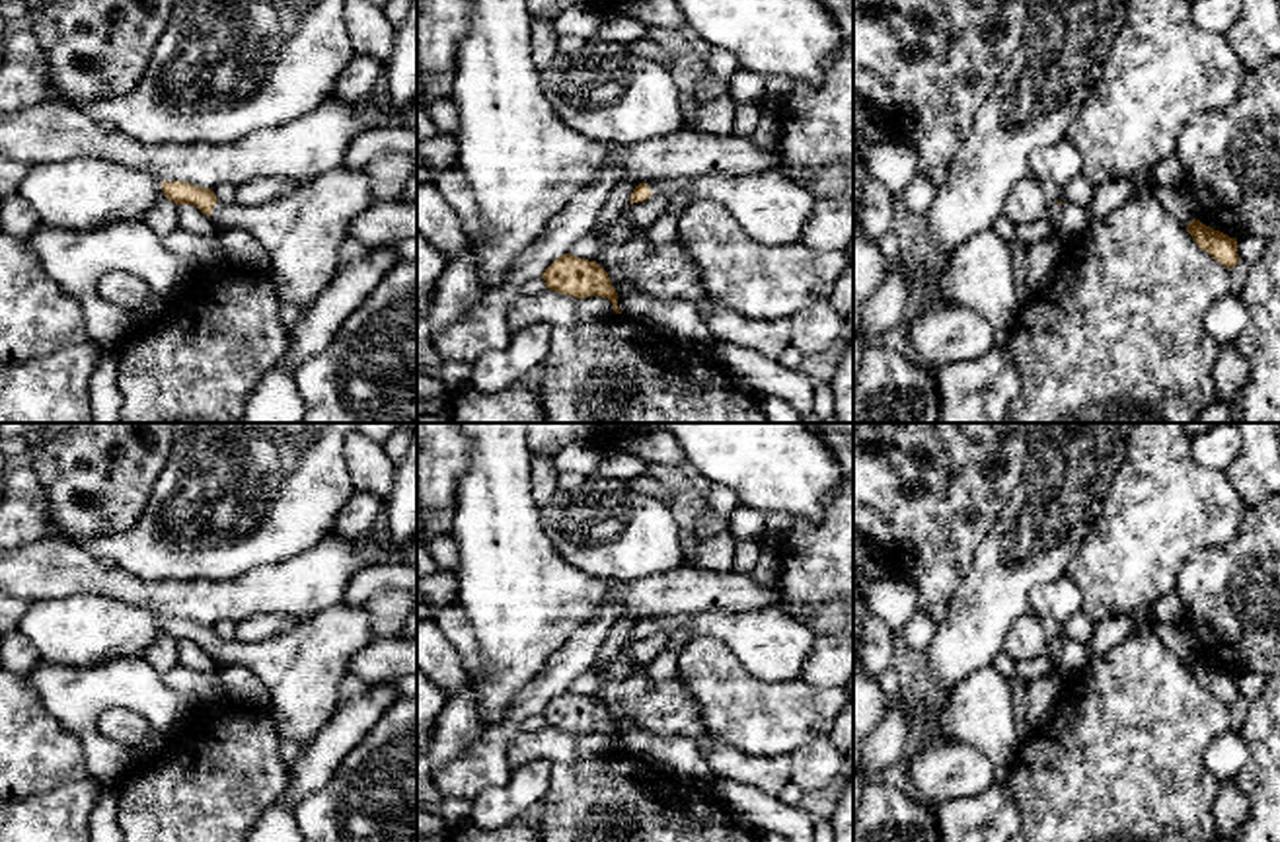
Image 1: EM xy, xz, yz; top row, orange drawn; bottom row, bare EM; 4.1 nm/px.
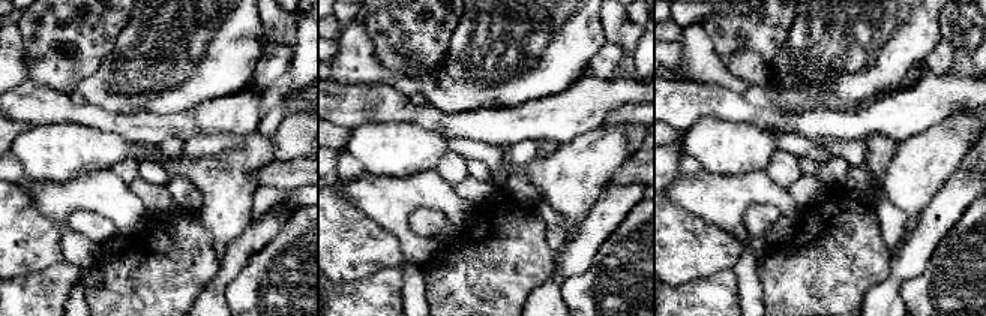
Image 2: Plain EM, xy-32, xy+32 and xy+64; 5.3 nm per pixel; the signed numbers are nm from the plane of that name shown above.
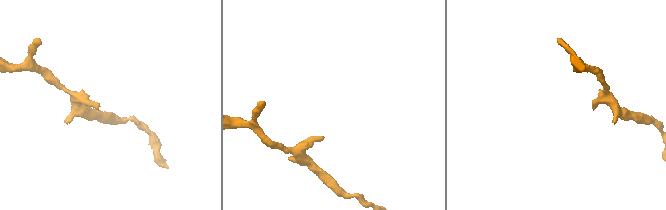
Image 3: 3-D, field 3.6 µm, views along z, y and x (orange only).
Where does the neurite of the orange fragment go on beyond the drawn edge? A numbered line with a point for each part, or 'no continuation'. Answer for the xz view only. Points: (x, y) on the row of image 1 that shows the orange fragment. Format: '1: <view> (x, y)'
1: xz (772, 209)

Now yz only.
no continuation

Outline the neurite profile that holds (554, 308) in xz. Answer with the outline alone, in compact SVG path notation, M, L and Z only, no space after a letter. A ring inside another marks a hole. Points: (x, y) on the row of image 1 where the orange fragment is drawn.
M546 288L536 296L518 296L508 314L508 327L512 331L536 324L551 327L569 327L575 324L592 324L612 318L614 304L602 296L575 298Z

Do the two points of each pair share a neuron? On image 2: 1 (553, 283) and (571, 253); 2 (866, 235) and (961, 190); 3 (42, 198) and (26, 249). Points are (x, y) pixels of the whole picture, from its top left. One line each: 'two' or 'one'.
1: one
2: two
3: two

